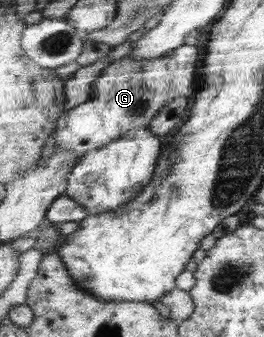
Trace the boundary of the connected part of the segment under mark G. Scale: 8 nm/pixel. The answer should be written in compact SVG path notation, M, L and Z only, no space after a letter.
M185 44L166 57L150 62L135 56L114 61L93 83L91 99L75 109L66 110L56 121L54 147L60 151L72 149L77 164L88 151L109 145L134 129L148 127L172 99L186 99L195 93L197 67L202 64L202 57L203 49Z

